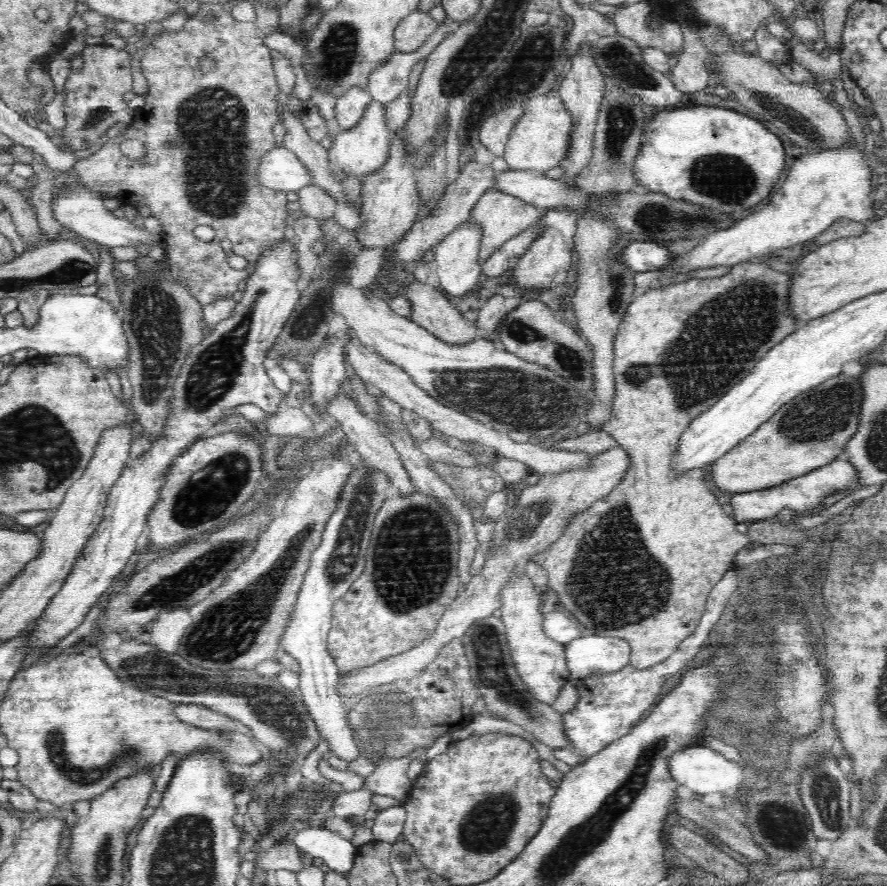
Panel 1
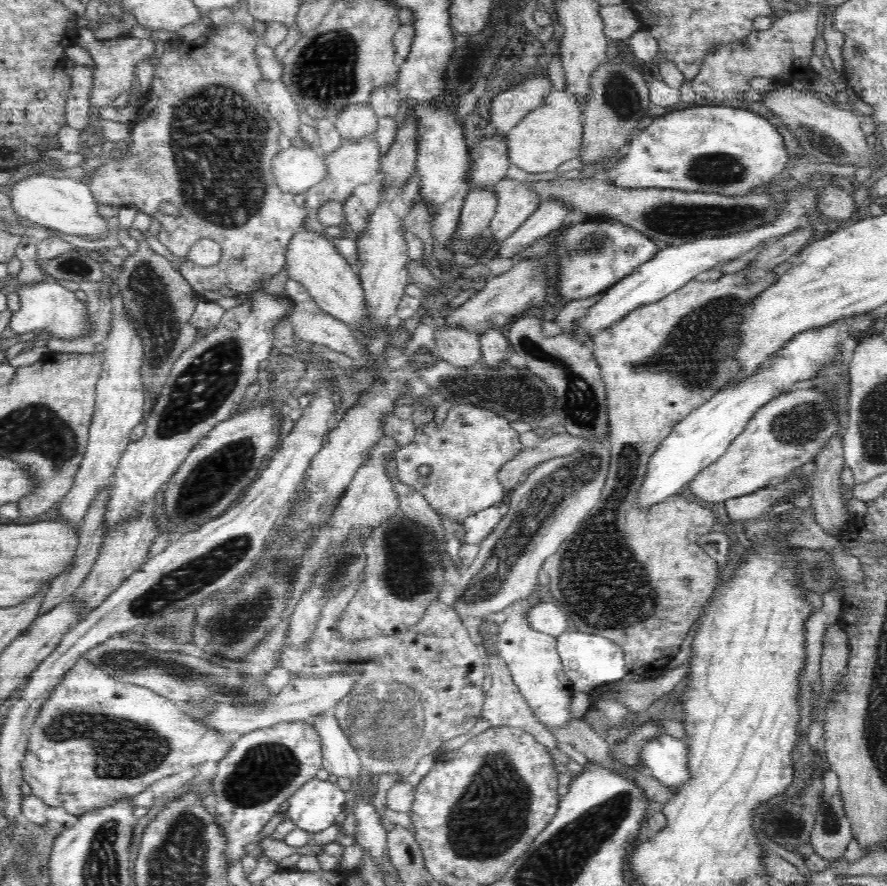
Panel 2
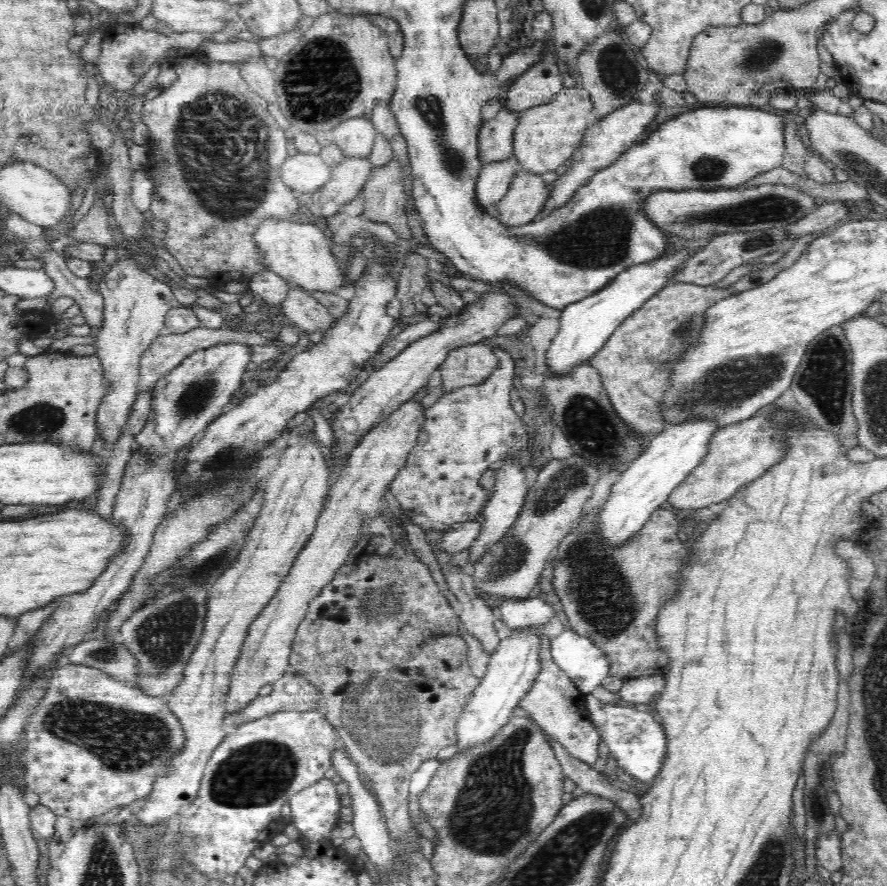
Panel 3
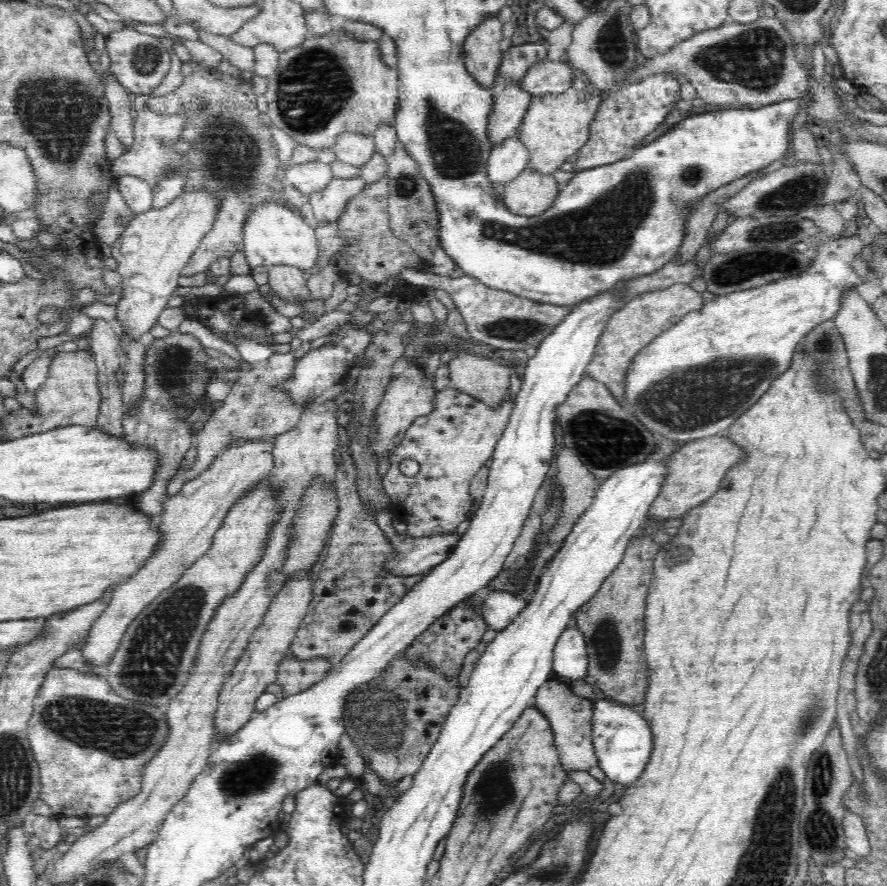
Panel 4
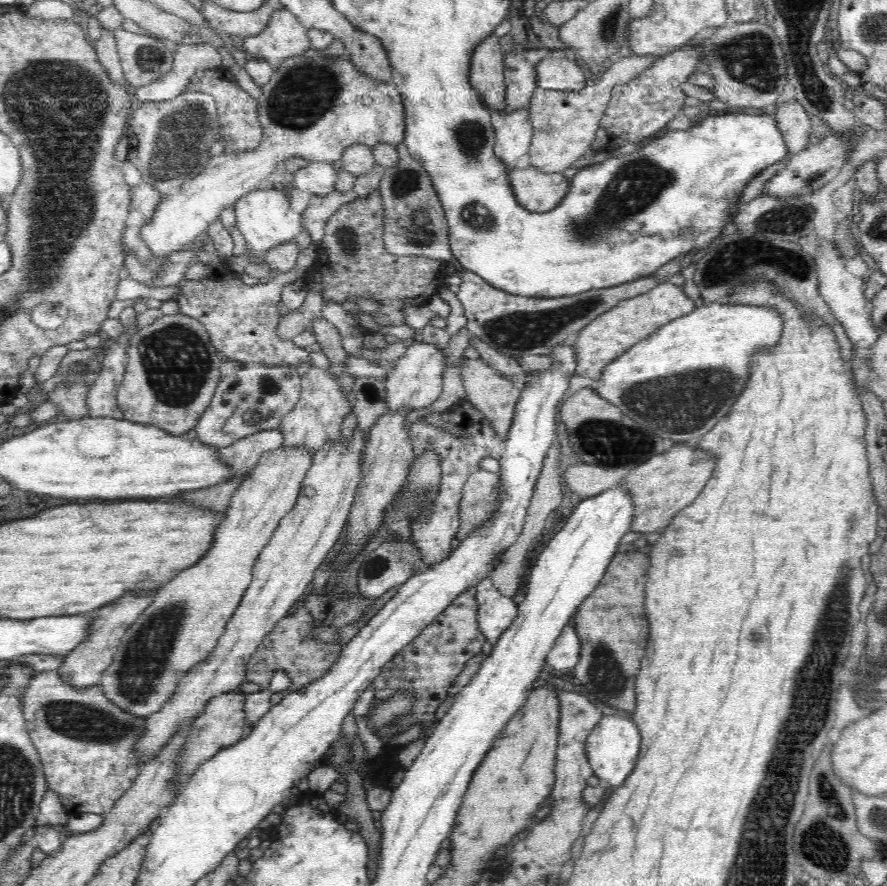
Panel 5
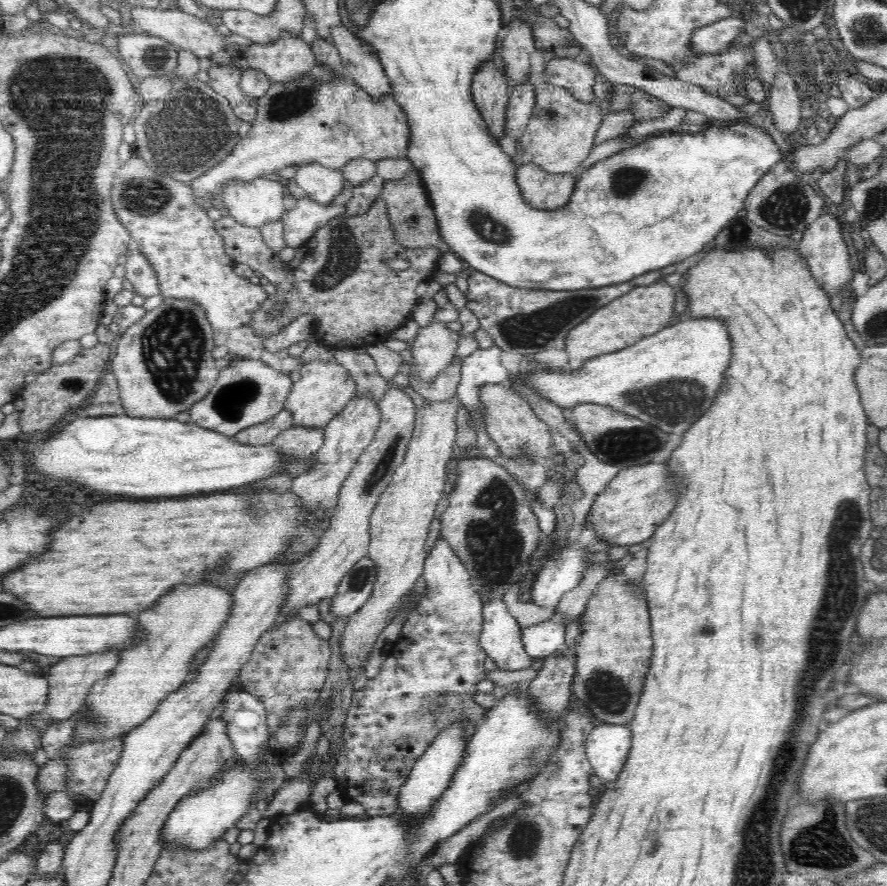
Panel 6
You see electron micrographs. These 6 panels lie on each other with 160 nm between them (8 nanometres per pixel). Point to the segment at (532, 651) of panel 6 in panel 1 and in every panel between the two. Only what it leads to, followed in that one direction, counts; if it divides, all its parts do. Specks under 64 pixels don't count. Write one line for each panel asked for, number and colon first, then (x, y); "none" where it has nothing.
1: (590, 654)
2: (590, 661)
3: (586, 664)
4: (570, 657)
5: (563, 656)

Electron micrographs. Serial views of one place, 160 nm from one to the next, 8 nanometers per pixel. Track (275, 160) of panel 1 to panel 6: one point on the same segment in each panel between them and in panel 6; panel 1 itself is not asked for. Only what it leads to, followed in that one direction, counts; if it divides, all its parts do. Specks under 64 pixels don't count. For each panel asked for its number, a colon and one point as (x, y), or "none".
2: (295, 169)
3: (304, 173)
4: (308, 178)
5: (319, 178)
6: (321, 184)

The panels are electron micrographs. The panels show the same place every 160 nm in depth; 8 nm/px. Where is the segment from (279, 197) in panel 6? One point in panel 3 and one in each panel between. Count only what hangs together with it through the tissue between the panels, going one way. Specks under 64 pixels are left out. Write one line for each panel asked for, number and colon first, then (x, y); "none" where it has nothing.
3: (300, 252)
4: (273, 235)
5: (264, 218)

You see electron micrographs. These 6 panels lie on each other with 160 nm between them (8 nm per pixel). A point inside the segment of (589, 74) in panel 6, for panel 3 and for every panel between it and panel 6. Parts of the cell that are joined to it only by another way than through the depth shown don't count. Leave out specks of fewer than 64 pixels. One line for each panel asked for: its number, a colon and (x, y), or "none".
3: (539, 84)
4: (545, 77)
5: (559, 73)

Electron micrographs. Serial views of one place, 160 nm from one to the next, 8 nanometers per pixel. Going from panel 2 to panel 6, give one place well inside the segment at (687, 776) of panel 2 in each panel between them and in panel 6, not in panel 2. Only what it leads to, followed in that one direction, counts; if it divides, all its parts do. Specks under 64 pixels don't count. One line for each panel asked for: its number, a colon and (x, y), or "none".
3: (636, 739)
4: (623, 742)
5: (613, 745)
6: (607, 747)

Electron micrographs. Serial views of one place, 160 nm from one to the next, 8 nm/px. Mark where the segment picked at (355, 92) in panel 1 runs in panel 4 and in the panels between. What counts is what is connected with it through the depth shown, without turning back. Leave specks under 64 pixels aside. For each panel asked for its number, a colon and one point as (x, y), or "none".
2: (358, 120)
3: (355, 137)
4: (355, 149)

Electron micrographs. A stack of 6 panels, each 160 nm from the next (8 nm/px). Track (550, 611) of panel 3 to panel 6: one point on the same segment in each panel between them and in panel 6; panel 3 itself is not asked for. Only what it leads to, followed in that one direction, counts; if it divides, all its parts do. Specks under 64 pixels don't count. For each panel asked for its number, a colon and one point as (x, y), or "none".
4: (499, 608)
5: (496, 612)
6: (501, 639)

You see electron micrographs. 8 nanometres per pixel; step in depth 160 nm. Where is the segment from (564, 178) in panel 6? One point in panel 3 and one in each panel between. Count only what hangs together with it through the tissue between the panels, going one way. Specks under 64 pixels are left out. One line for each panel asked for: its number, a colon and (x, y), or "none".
3: (527, 194)
4: (530, 193)
5: (537, 191)

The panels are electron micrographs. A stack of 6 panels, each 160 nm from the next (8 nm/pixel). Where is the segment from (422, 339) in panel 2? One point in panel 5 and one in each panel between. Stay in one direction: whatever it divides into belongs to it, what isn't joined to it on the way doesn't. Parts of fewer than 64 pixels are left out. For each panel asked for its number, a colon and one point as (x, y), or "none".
3: (470, 365)
4: (487, 380)
5: (495, 397)

